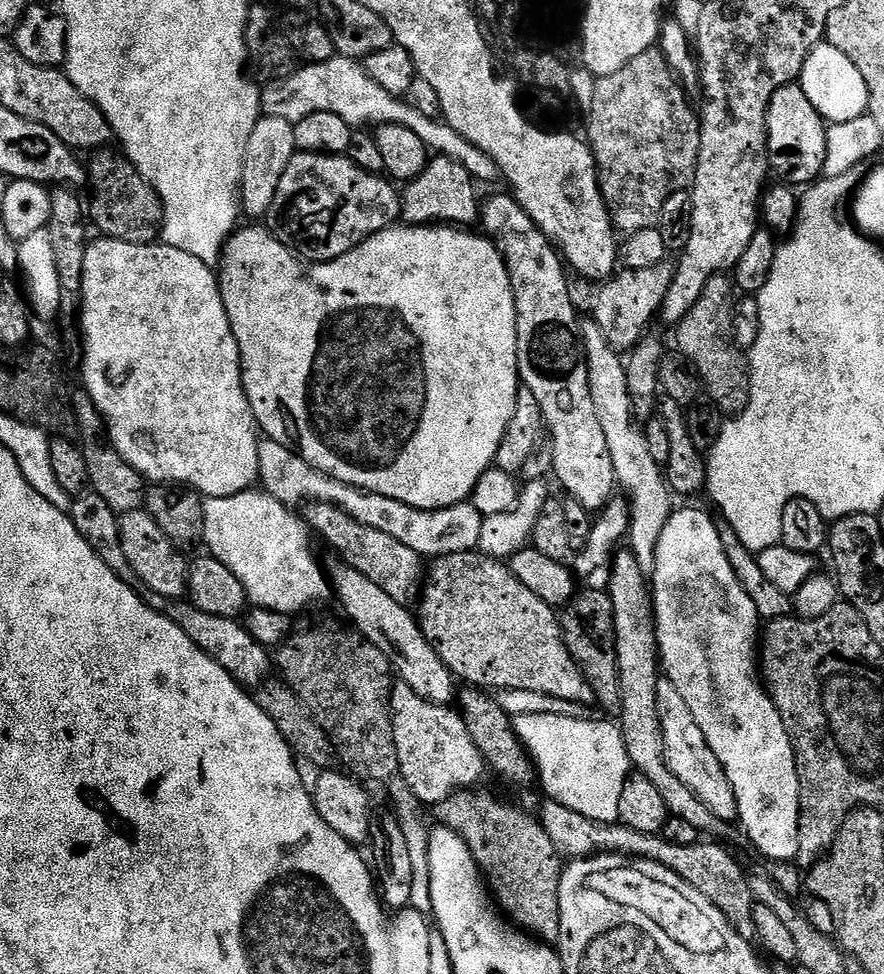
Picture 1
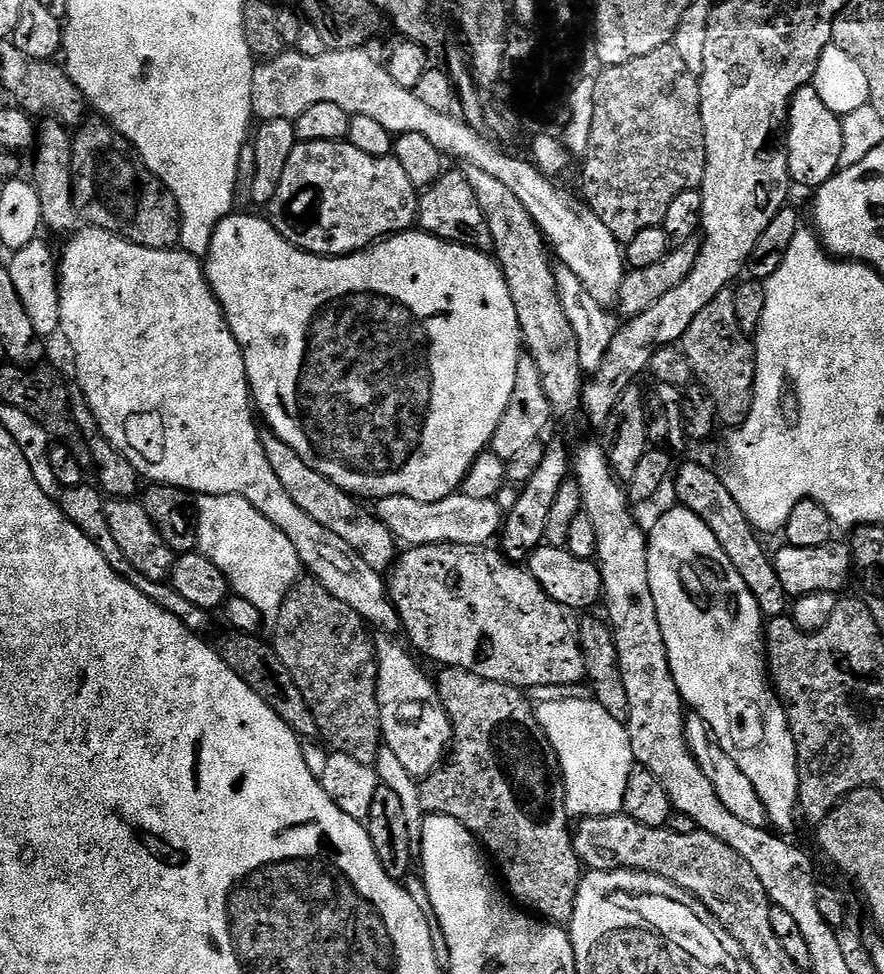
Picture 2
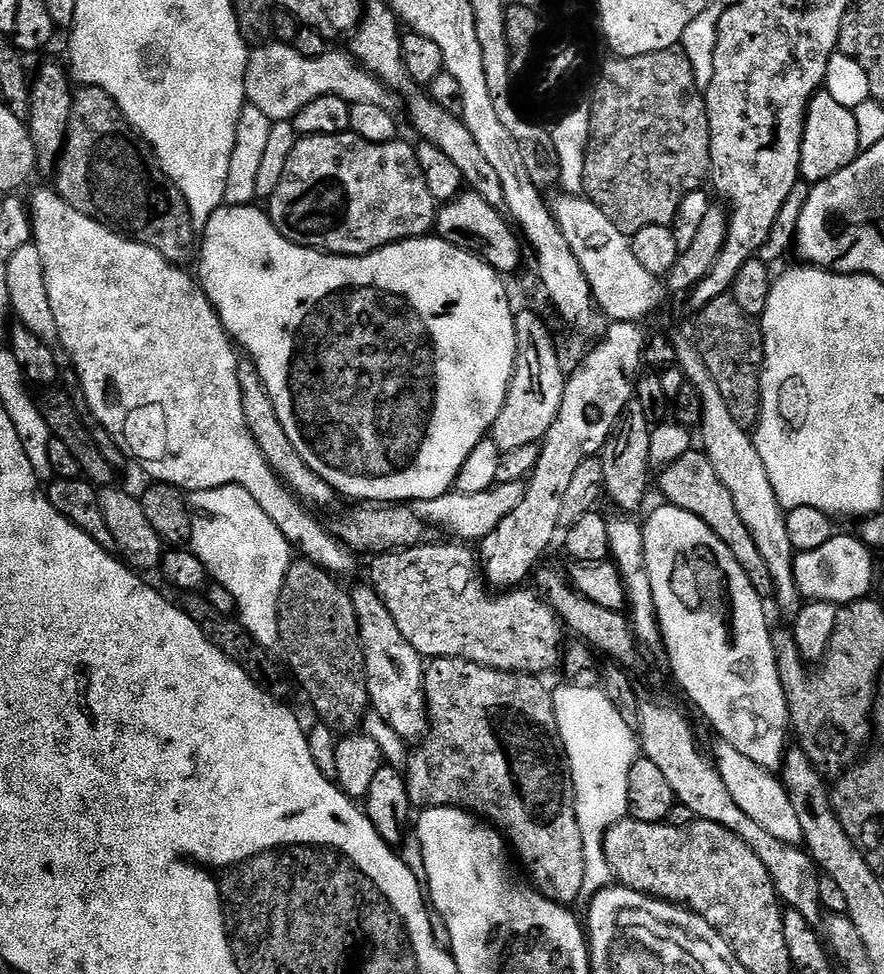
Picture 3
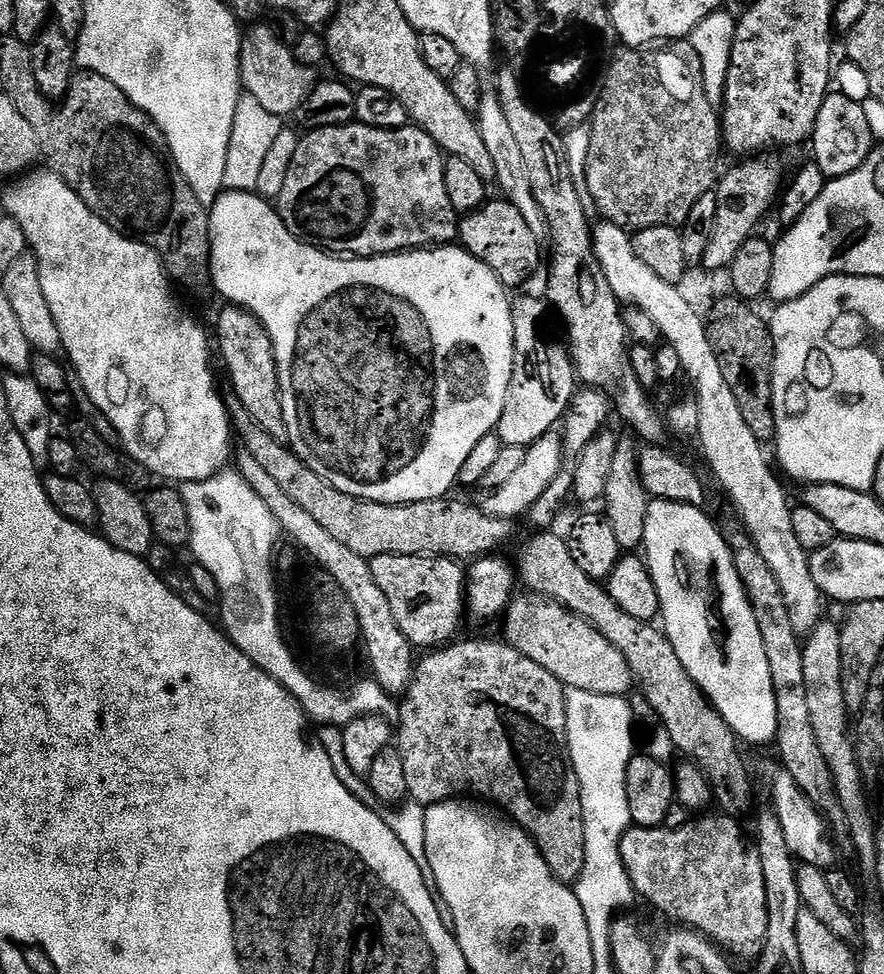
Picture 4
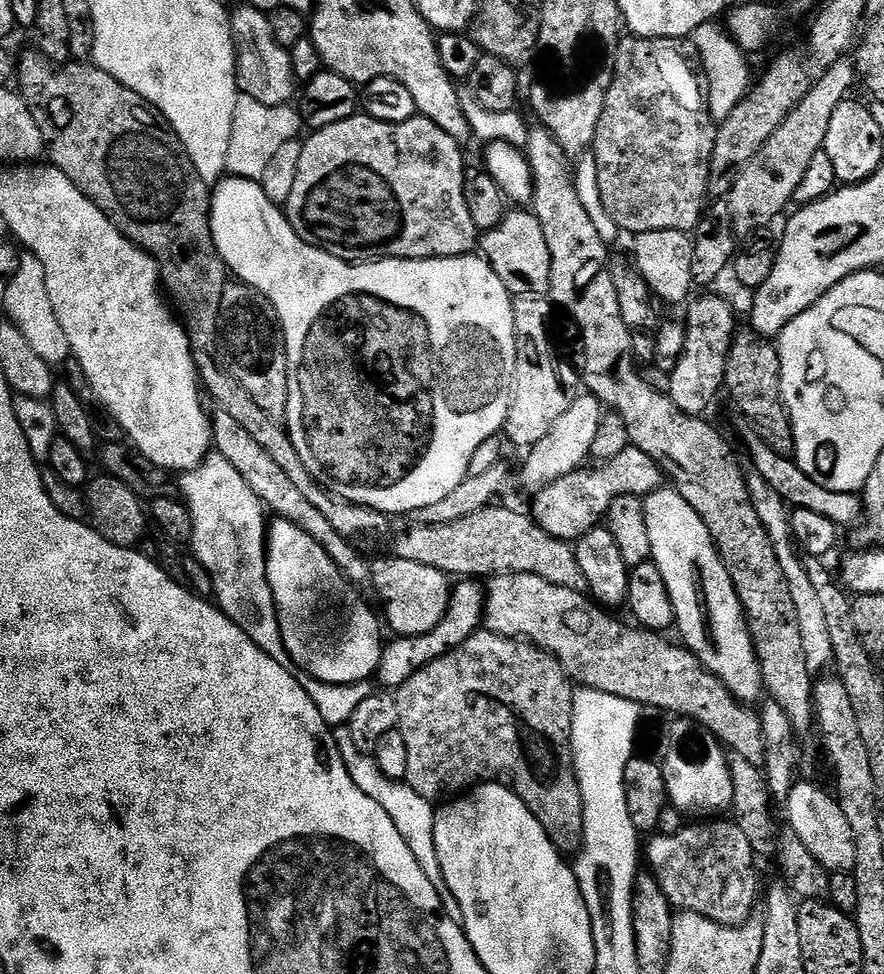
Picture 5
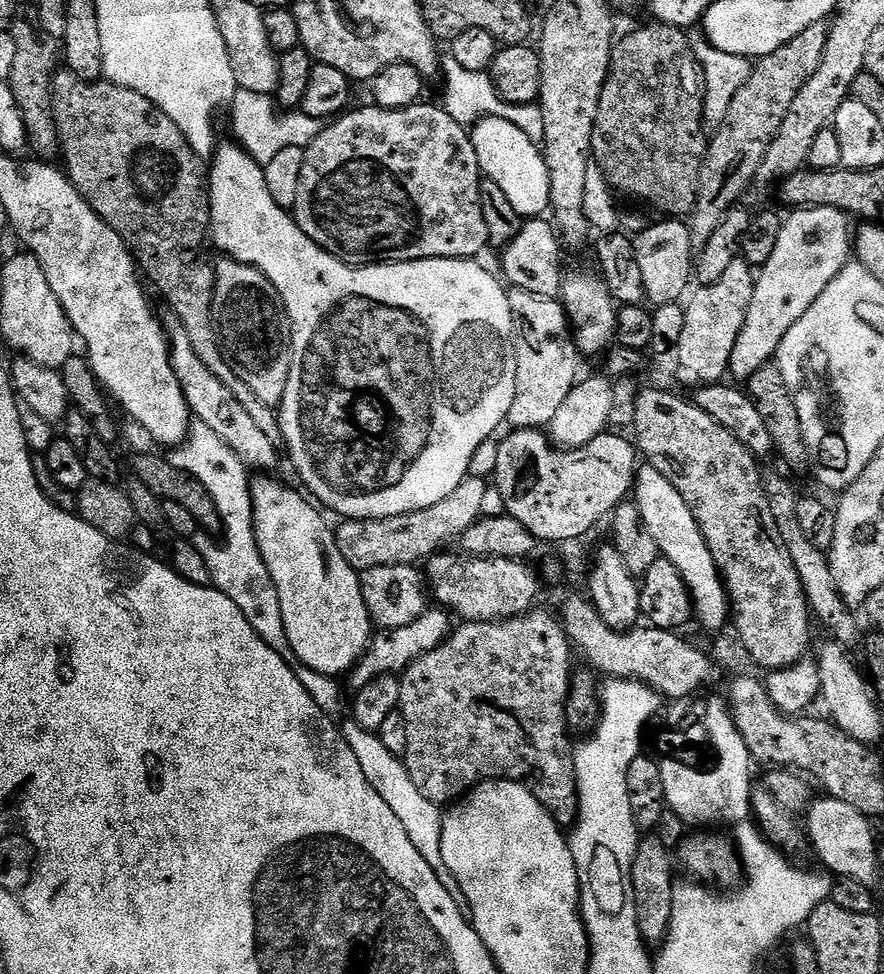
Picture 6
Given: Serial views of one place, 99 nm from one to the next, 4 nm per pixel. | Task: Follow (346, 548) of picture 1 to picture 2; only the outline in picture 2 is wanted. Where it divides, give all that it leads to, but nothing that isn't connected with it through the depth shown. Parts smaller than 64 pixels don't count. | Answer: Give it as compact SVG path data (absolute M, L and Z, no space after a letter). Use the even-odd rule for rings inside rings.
M271 430L265 431L260 437L262 446L266 450L266 459L274 469L274 474L278 474L278 479L282 482L286 494L294 498L294 502L301 510L306 510L314 522L321 526L326 526L326 530L332 531L337 538L342 538L354 551L370 566L370 570L384 574L395 564L398 555L398 541L392 535L381 520L377 520L371 511L363 508L361 501L351 492L343 492L337 484L330 482L318 470L314 470L282 438L278 438Z

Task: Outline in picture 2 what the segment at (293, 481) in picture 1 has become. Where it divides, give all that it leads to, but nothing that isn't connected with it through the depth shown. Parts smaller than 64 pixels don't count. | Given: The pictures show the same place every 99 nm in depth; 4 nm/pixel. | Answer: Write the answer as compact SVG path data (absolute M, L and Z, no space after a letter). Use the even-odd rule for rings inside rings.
M453 494L435 500L422 502L405 496L382 496L375 501L374 515L392 531L392 535L404 546L418 544L474 544L487 545L497 539L505 520L505 513L496 500L470 498Z

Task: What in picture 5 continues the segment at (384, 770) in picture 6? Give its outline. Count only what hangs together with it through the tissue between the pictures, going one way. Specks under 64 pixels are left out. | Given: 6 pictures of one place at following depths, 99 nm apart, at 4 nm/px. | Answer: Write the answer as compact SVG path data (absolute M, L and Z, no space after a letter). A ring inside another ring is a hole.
M347 726L333 727L332 737L342 754L342 762L346 764L350 778L354 780L355 788L359 790L361 796L374 798L374 802L378 806L382 806L385 817L392 822L392 827L398 830L398 834L402 838L406 838L408 852L414 854L416 867L422 870L422 874L426 878L430 878L430 886L434 886L434 890L438 890L438 898L442 902L444 913L451 920L460 920L458 898L454 898L454 894L450 894L450 886L446 886L446 878L442 878L442 866L438 862L438 850L434 846L436 812L433 801L422 798L422 794L415 792L407 782L388 778L376 765L376 761L371 755L361 752L359 746L354 742L354 738L350 738L350 730Z

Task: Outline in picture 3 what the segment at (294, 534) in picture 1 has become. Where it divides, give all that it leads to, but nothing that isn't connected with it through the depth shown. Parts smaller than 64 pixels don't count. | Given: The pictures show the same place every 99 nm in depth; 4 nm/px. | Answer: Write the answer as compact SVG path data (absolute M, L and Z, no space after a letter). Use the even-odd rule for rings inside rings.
M218 487L189 495L192 507L193 552L205 565L207 575L234 595L239 622L263 648L279 647L278 606L282 584L292 561L292 547L262 511L262 506L242 487Z

